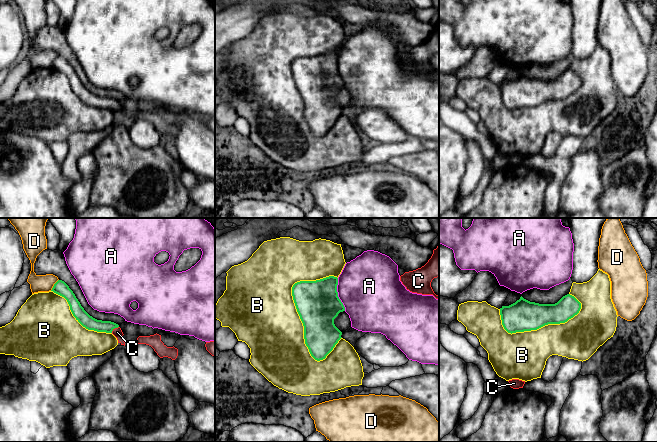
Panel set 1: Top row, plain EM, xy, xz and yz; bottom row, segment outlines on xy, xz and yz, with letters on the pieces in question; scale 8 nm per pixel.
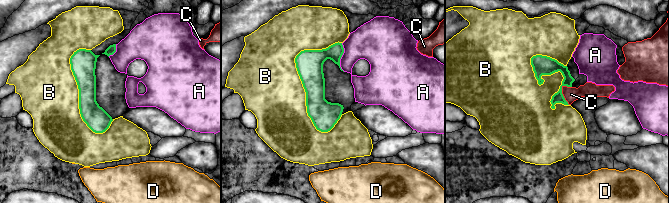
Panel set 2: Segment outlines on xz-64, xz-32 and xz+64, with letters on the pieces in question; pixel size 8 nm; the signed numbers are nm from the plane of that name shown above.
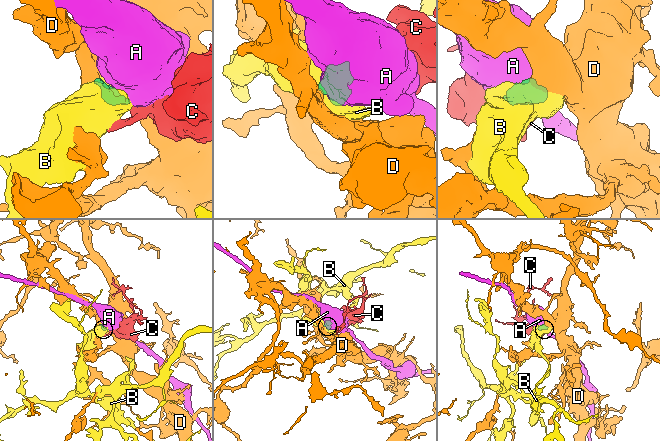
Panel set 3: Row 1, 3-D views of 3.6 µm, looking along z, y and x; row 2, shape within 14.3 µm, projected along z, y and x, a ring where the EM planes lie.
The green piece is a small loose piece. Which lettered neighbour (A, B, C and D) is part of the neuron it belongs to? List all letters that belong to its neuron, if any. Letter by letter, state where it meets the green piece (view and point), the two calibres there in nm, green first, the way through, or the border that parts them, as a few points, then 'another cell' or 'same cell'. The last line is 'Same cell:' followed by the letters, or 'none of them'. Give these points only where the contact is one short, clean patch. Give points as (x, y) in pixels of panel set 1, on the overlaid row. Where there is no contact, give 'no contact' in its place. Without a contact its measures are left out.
A: contact xz (337, 294); calibres 340 and 480 nm; border xz (337, 278), (337, 296), (345, 310); another cell
B: contact xz (294, 302); calibres 340 and 500 nm; another cell
C: contact xy (114, 328); calibres 110 and 80 nm; way xy (87, 321), (92, 324), (114, 328), (117, 332); same cell
D: contact xy (54, 285); calibres 110 and 140 nm; border xy (58, 279), (50, 290); another cell
Same cell: C

